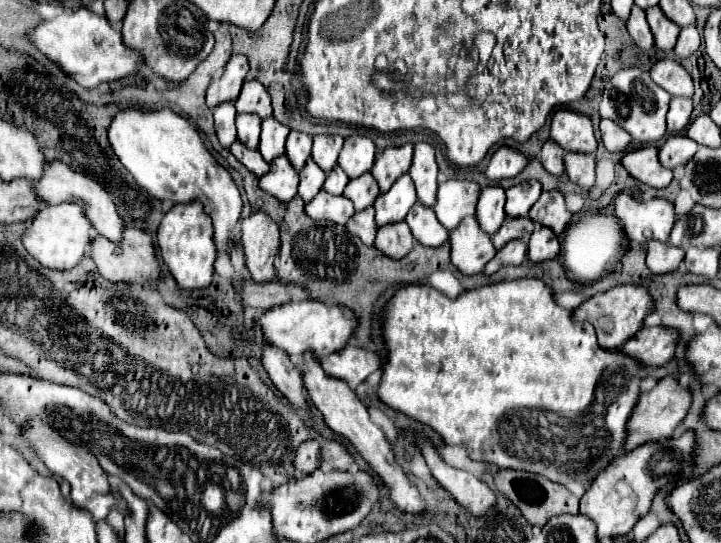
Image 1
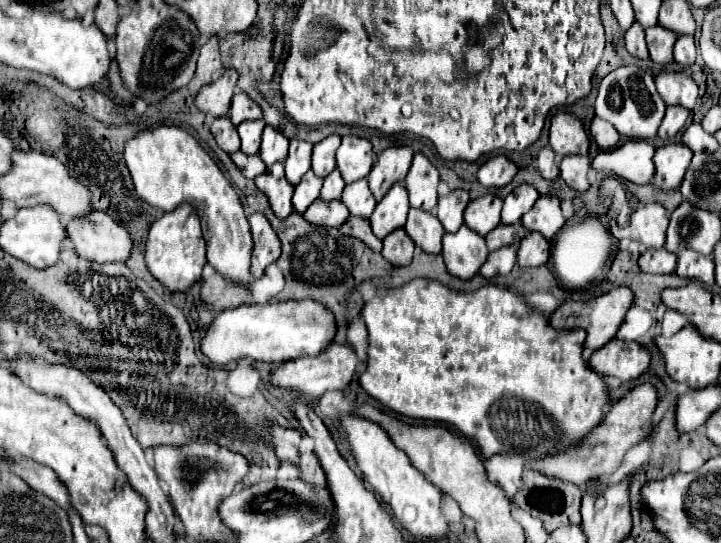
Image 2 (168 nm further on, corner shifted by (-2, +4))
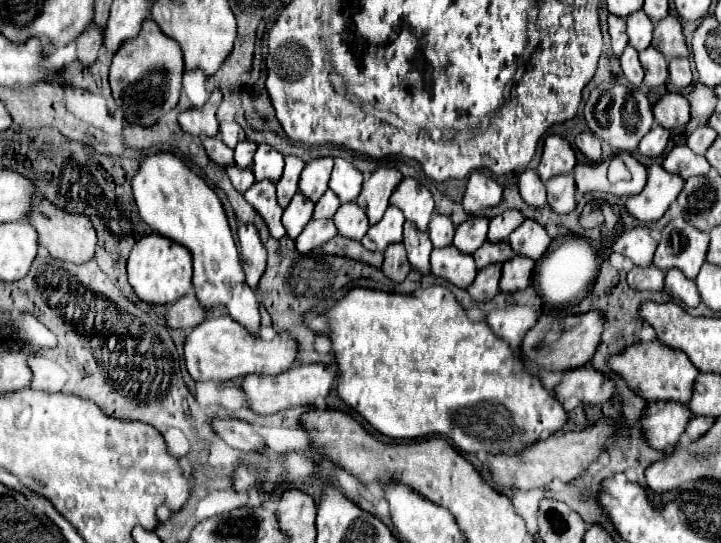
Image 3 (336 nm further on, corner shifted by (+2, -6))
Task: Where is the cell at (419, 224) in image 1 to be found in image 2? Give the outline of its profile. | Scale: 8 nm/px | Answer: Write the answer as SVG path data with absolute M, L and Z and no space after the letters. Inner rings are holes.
M410 208L404 230L412 238L412 242L418 248L422 248L426 254L440 254L440 242L444 236L444 228L434 214Z

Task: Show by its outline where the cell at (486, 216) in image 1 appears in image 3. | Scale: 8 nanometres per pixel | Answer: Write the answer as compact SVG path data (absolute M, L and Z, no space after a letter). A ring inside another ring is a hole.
M470 216L466 222L462 222L456 228L454 236L454 246L462 252L476 252L484 242L488 234L488 218L486 216Z

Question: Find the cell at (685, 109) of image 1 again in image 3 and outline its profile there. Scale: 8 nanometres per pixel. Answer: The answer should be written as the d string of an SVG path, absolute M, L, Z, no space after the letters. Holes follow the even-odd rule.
M654 124L652 130L640 140L638 150L640 150L644 156L658 158L658 156L664 154L668 140L670 140L670 132L668 132L666 128L660 128L660 124Z

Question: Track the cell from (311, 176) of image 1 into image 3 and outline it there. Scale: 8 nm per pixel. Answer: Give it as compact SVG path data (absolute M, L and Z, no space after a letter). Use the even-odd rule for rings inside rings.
M296 192L296 196L292 198L282 216L282 224L290 238L296 238L302 232L302 228L312 220L312 212L314 212L314 202L302 196L302 192Z

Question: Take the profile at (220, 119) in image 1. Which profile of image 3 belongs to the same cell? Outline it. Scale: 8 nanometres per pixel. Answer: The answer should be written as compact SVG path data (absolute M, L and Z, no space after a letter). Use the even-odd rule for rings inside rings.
M218 136L202 138L202 144L204 144L206 154L210 156L210 160L214 160L216 164L220 164L220 166L230 166L230 164L234 164L234 160L232 160L234 150L228 148Z

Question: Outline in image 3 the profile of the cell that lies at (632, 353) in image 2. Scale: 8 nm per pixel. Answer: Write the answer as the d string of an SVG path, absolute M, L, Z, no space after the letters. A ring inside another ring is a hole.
M574 368L568 370L562 382L554 388L556 398L568 400L570 396L578 396L584 404L602 404L610 402L616 394L616 384L610 376L594 368Z

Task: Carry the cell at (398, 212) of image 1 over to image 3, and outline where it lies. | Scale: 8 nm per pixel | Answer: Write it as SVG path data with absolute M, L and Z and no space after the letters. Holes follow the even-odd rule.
M388 206L384 218L378 224L370 226L370 230L360 242L368 250L384 252L388 244L402 240L402 224L404 224L404 214L398 208Z

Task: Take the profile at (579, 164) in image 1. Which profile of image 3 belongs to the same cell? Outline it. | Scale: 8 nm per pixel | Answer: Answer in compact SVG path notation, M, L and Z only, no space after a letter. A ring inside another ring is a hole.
M574 174L554 176L552 180L546 182L546 190L548 190L548 204L552 206L554 212L568 214L568 212L572 212L576 208Z

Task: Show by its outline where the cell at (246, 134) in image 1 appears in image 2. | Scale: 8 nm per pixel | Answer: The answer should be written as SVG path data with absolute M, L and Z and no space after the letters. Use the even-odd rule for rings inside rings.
M252 120L252 122L242 122L238 126L238 136L242 142L242 152L244 154L258 154L260 148L260 138L262 138L262 130L264 130L264 120Z

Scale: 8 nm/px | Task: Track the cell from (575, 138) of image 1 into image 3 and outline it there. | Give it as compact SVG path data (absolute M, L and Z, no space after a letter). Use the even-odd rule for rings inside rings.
M552 134L544 140L544 150L538 166L538 176L546 182L552 176L558 174L568 174L576 166L576 152L568 144L566 138Z

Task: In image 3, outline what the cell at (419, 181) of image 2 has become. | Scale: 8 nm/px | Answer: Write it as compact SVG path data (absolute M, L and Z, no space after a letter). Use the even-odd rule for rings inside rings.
M404 178L392 192L390 204L398 206L406 220L410 220L418 230L428 228L430 216L434 212L434 198L432 192L416 178Z

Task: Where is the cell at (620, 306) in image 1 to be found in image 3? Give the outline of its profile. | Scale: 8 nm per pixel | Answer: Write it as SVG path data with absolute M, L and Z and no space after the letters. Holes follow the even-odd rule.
M590 310L586 314L576 316L554 316L542 314L536 322L536 326L524 336L524 342L520 346L522 356L536 362L540 368L546 370L574 370L590 362L596 348L600 346L600 336L606 324L606 316L598 310Z

